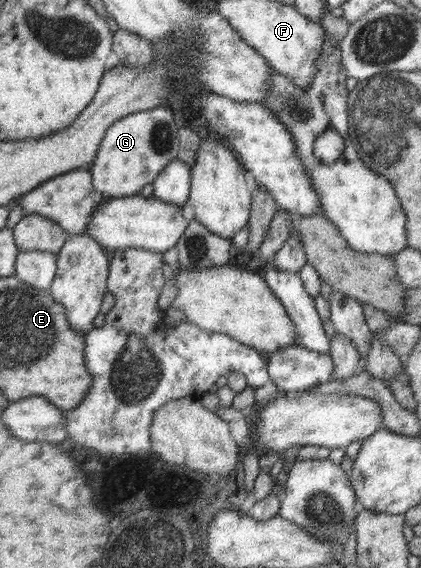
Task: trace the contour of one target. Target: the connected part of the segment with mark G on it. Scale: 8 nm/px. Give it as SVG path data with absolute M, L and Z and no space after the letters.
M158 107L152 110L144 110L132 113L118 119L105 132L96 158L88 168L91 175L93 188L106 197L117 198L140 194L147 184L152 184L167 162L177 158L180 141L178 138L179 127L174 122L174 116L167 108Z

